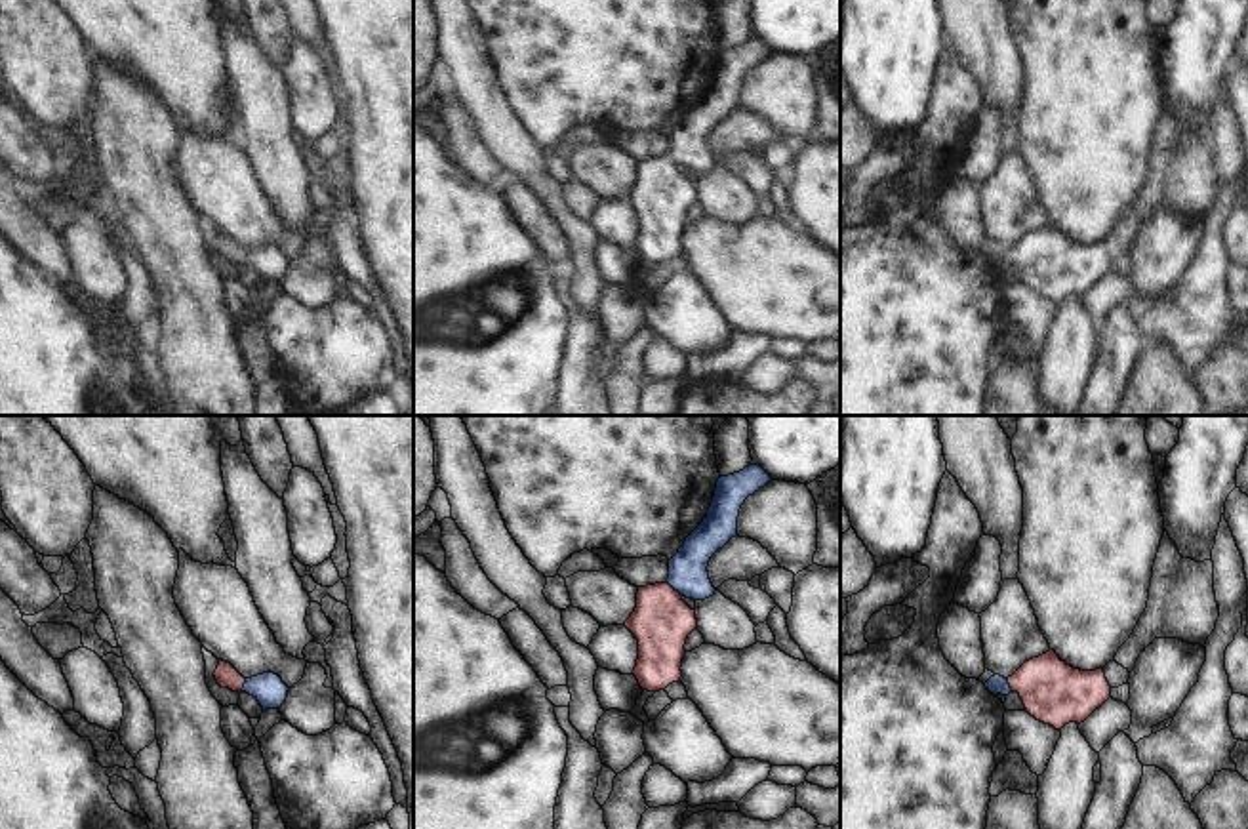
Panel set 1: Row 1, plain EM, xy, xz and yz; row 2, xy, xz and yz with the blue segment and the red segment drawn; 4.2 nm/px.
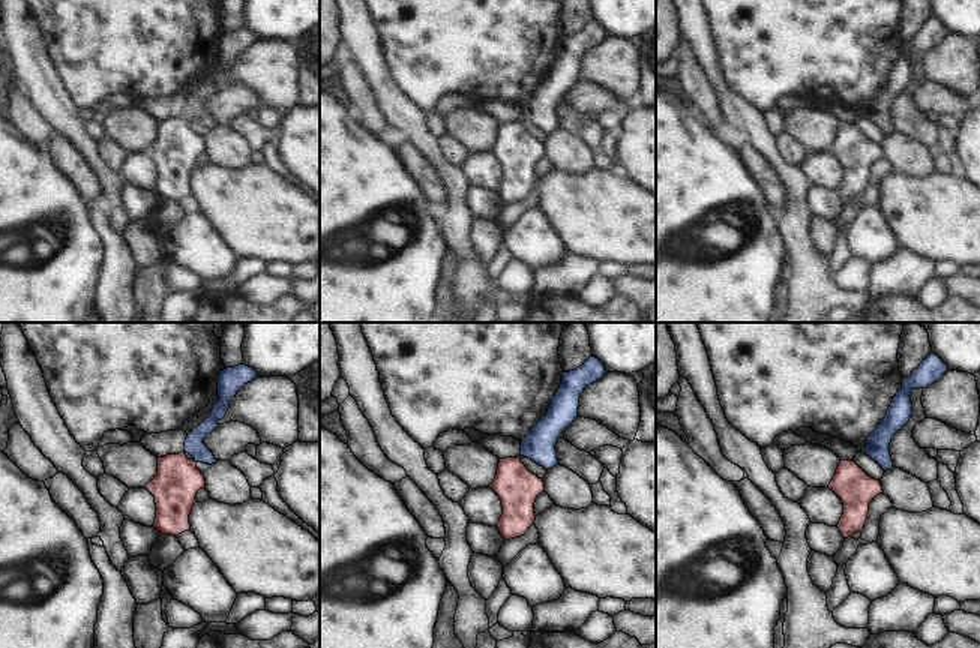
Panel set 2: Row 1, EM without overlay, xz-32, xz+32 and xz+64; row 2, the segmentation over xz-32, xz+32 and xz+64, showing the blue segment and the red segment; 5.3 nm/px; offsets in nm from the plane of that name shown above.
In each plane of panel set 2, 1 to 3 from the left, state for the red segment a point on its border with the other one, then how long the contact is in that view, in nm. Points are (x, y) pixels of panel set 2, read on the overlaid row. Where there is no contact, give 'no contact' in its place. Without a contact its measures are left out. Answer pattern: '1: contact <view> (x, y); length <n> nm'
1: no contact
2: no contact
3: no contact

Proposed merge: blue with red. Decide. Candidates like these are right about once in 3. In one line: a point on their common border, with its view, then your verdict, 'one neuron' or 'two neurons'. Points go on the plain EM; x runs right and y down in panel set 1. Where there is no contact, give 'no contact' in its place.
meets blue in xz at (673, 161); one neuron

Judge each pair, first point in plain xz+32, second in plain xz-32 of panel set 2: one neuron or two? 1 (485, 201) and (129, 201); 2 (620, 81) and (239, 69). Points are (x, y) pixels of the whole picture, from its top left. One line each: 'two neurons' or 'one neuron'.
1: one neuron
2: one neuron

